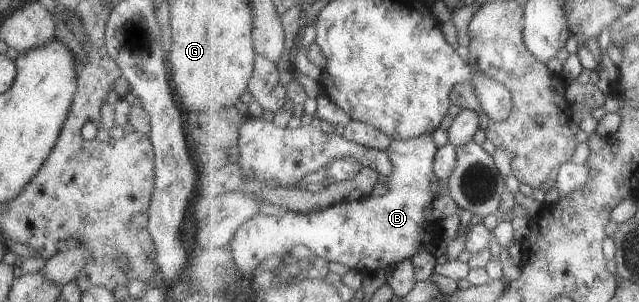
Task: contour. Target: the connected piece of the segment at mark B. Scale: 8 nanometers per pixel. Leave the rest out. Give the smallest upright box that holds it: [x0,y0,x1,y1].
[230,135,442,280]

